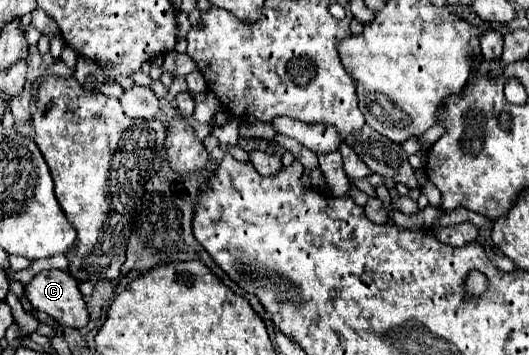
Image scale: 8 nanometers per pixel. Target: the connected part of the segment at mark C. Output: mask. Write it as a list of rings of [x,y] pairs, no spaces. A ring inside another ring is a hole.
[[[46,269],[36,273],[24,287],[24,295],[36,311],[50,315],[62,327],[82,329],[88,323],[88,309],[78,283],[66,271]]]

